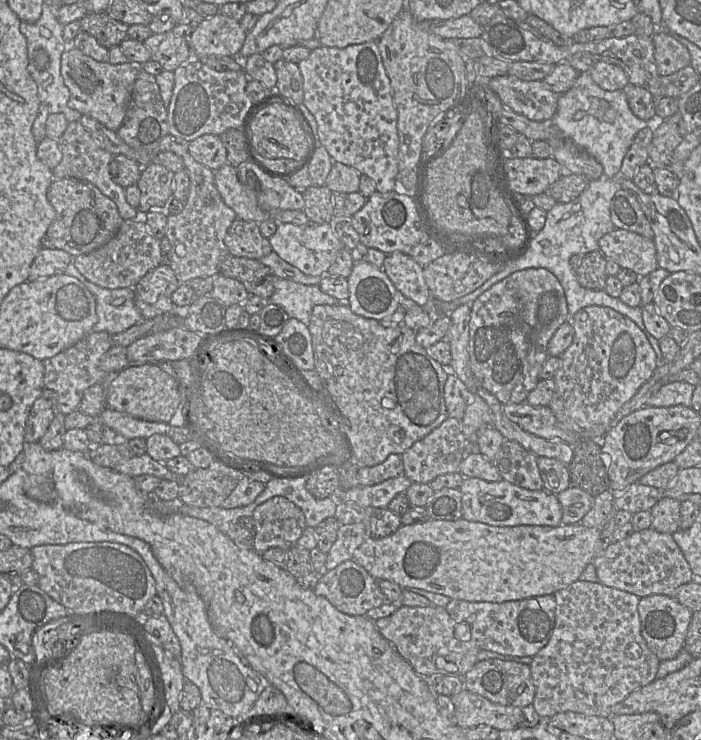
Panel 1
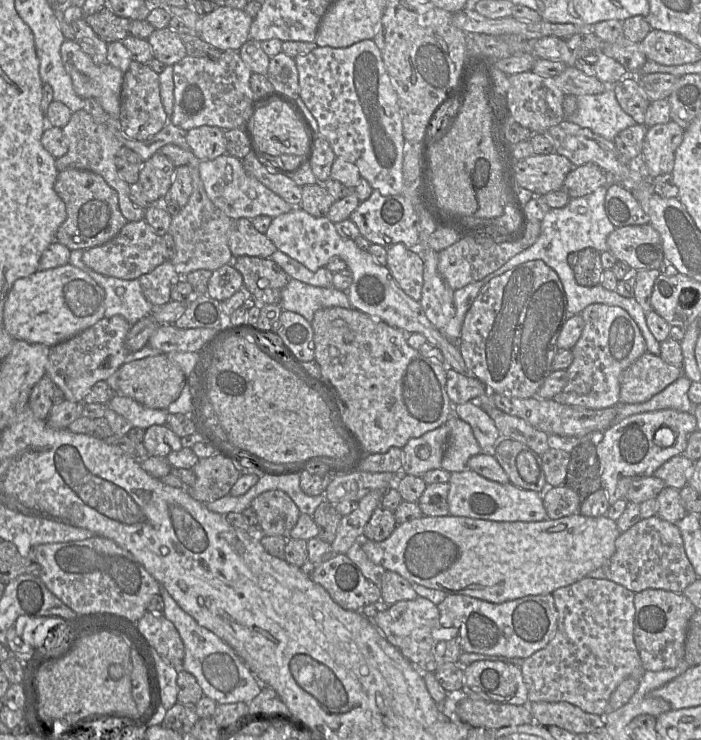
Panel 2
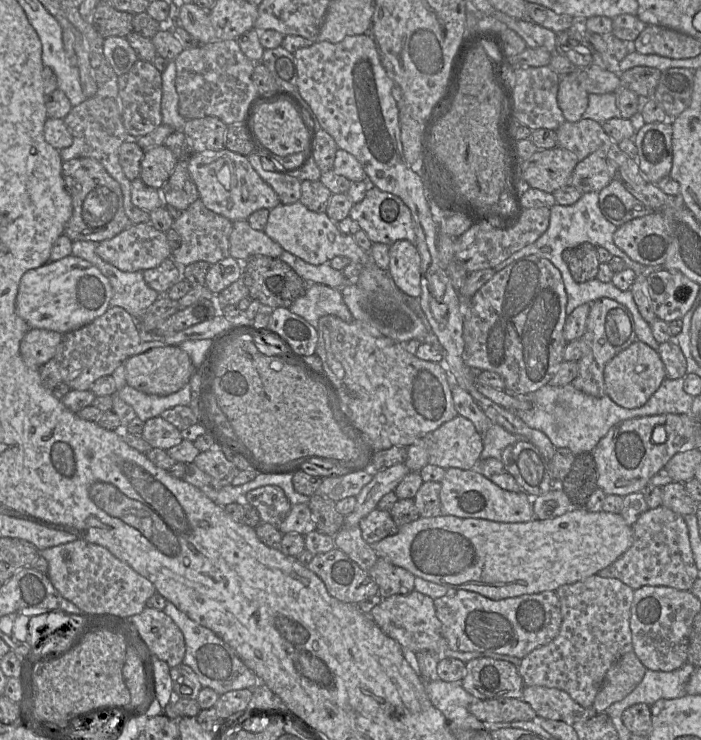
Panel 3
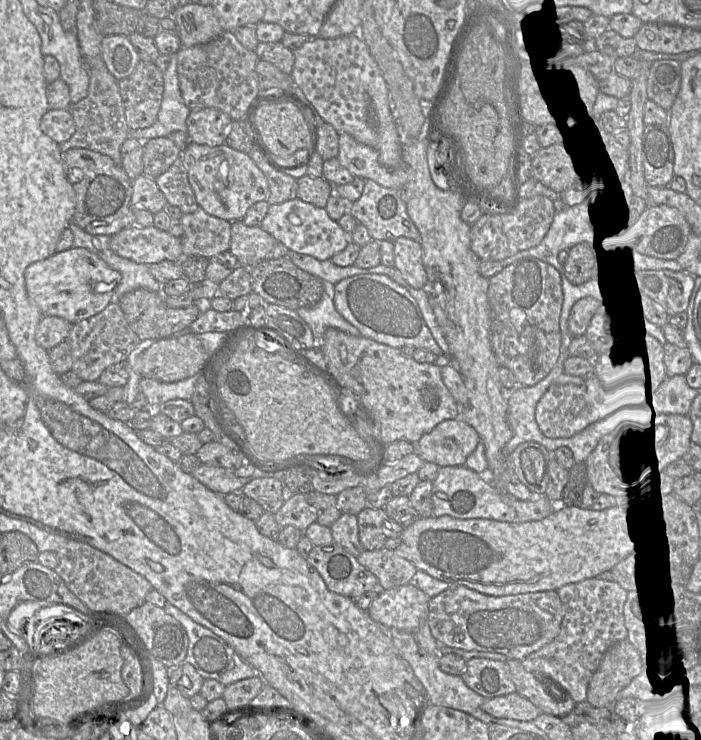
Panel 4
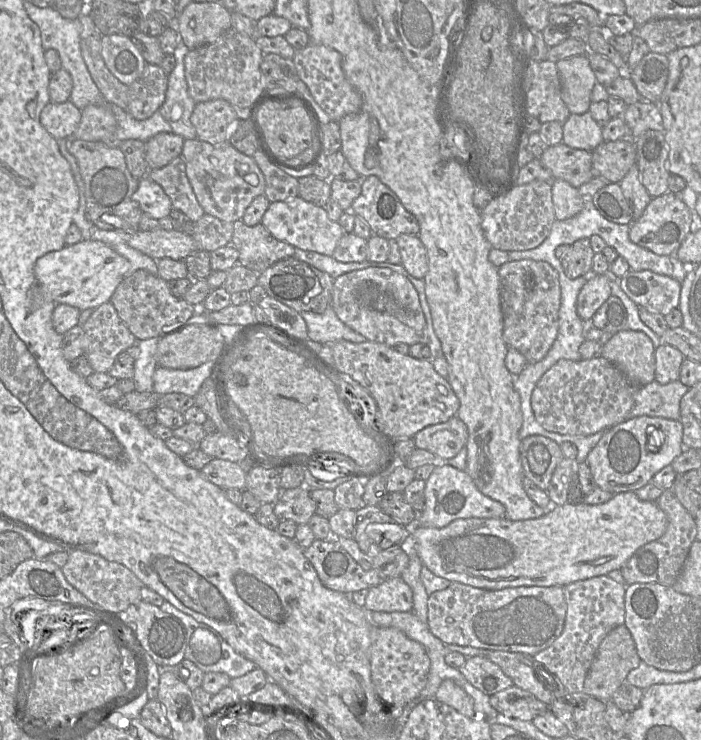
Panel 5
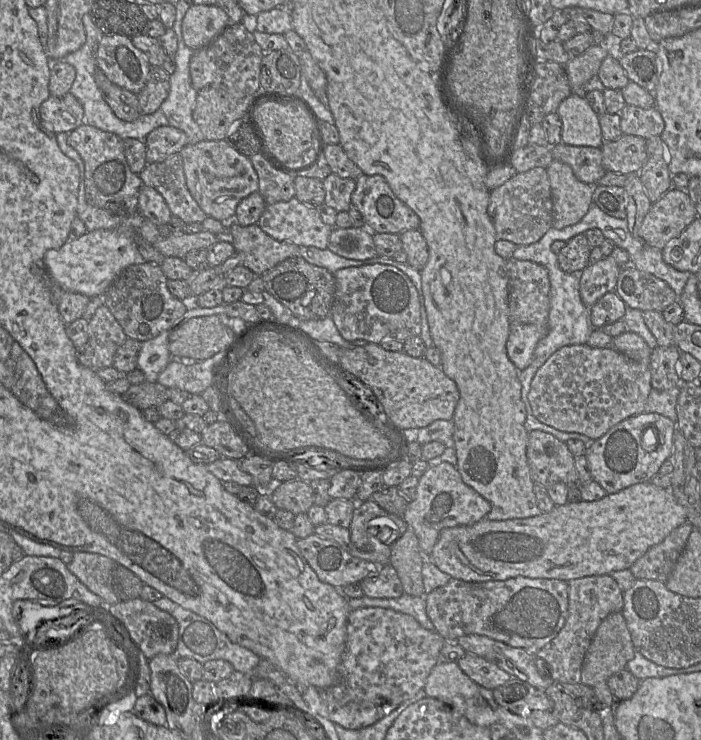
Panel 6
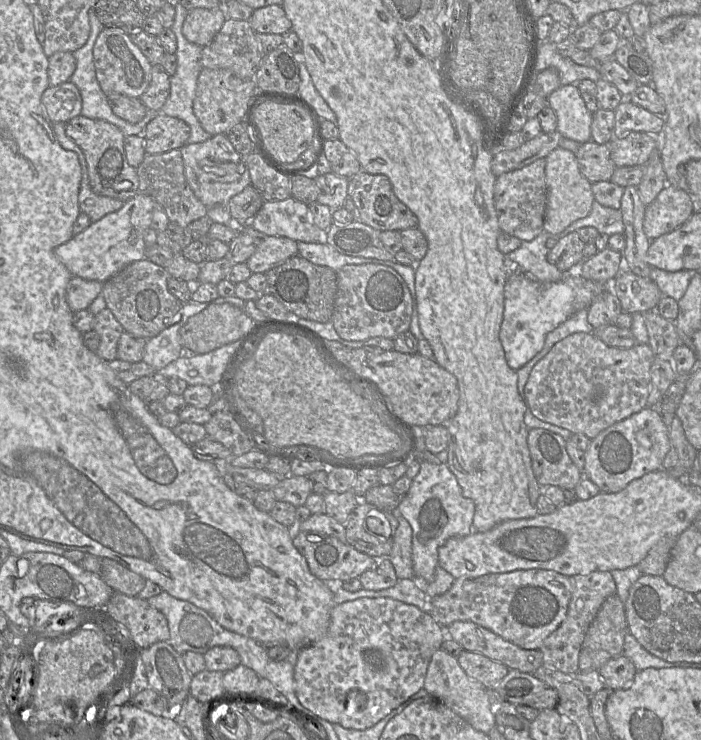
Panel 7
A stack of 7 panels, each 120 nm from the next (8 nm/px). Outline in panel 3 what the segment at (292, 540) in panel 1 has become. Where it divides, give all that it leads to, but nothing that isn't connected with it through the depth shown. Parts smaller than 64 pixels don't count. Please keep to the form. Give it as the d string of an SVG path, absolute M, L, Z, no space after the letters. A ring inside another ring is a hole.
M264 485L250 490L242 501L257 509L261 522L275 527L285 520L292 507L284 491L276 485Z

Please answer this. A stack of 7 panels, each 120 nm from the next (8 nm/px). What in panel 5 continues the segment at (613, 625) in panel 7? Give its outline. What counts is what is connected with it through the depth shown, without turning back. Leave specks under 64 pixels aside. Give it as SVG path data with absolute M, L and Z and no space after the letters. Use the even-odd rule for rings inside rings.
M626 625L614 628L598 647L585 678L584 692L607 702L641 661L633 636Z

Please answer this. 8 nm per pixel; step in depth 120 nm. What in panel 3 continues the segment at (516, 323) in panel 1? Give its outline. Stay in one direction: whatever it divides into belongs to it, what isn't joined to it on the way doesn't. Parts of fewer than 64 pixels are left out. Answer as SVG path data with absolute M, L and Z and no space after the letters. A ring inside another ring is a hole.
M528 255L520 258L486 282L467 301L463 310L463 339L465 361L474 371L492 371L505 382L505 391L525 395L549 384L550 379L563 362L567 344L563 330L567 305L567 293L560 271L546 258Z

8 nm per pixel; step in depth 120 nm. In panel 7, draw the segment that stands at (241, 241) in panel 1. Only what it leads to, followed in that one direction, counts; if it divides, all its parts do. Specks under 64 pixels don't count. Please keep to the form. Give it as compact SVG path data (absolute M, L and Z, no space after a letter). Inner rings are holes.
M252 226L239 227L254 241L255 252L246 261L252 273L266 273L271 268L298 254L297 242L288 237L268 236Z

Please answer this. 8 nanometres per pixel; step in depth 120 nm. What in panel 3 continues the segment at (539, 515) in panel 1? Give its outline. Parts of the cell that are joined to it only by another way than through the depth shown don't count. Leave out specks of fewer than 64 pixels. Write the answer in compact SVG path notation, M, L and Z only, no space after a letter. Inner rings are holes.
M448 468L441 483L441 514L460 518L480 518L496 522L518 523L534 519L533 498L524 491L502 489L479 472L469 469Z

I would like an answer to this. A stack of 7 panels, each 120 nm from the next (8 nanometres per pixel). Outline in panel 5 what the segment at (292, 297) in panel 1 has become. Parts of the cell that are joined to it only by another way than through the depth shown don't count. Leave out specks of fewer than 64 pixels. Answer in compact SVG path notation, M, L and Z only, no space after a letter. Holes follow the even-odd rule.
M330 305L321 313L310 311L301 312L306 322L307 335L312 341L333 344L339 340L347 340L353 343L362 343L366 338L346 326L336 315Z

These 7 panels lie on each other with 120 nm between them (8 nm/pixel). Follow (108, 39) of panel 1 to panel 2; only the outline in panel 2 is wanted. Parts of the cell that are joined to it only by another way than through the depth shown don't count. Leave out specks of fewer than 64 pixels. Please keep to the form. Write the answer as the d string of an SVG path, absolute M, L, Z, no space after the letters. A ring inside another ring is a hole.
M108 6L84 19L96 35L107 44L123 41L130 35L131 20L116 15Z

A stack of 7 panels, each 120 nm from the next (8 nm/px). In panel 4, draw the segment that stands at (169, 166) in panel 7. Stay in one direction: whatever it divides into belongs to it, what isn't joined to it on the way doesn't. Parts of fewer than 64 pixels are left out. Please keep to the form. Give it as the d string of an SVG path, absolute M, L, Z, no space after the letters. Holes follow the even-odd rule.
M178 157L167 171L156 178L156 184L168 204L180 208L184 214L193 213L199 208L182 157Z

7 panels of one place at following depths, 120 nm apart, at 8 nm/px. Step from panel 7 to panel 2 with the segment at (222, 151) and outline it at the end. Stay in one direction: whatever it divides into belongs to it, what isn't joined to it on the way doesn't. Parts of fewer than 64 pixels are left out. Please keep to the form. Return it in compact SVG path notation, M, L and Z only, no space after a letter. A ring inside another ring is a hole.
M227 153L213 160L201 161L199 173L208 198L231 219L253 219L262 215L274 218L293 209L293 206L248 174L242 160Z

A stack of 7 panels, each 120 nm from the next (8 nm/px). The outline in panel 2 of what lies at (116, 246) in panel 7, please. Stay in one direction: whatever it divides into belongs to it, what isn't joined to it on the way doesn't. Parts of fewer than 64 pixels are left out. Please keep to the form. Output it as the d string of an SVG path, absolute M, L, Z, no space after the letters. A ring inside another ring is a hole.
M67 263L17 279L6 297L3 325L14 340L48 347L64 342L101 320L105 292L87 273Z

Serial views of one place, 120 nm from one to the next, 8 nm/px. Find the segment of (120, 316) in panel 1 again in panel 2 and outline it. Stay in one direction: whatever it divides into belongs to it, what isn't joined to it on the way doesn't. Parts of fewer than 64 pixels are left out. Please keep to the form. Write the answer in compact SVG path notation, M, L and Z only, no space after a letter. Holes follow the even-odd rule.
M72 250L69 264L87 273L105 292L104 316L122 316L130 325L153 311L153 305L143 295L139 279L123 280L104 276L86 266L82 261L85 250Z

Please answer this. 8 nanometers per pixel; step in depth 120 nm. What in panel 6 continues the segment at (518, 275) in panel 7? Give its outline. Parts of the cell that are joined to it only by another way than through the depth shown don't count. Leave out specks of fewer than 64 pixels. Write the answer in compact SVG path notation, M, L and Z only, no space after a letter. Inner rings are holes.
M548 323L546 325L510 324L506 350L509 360L518 371L522 371L528 367L538 342L547 333Z

